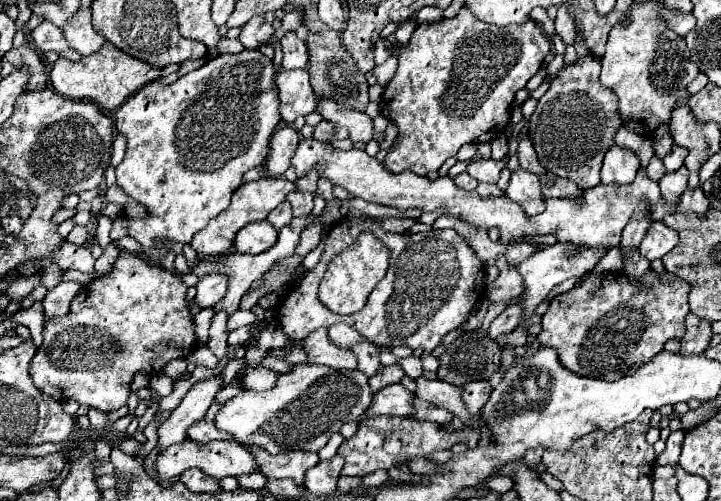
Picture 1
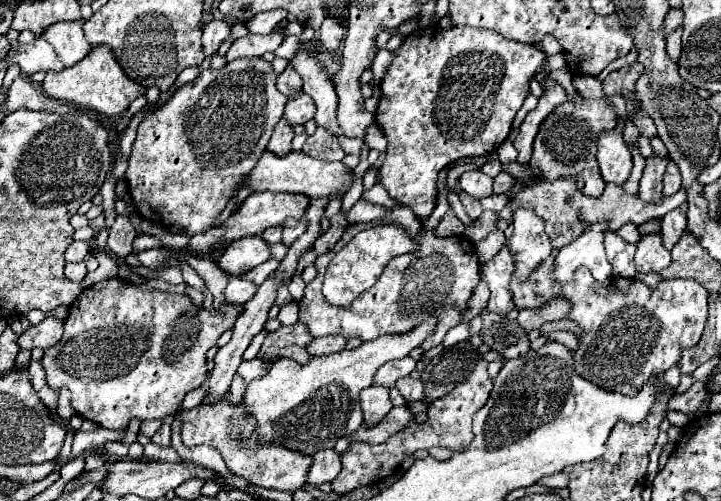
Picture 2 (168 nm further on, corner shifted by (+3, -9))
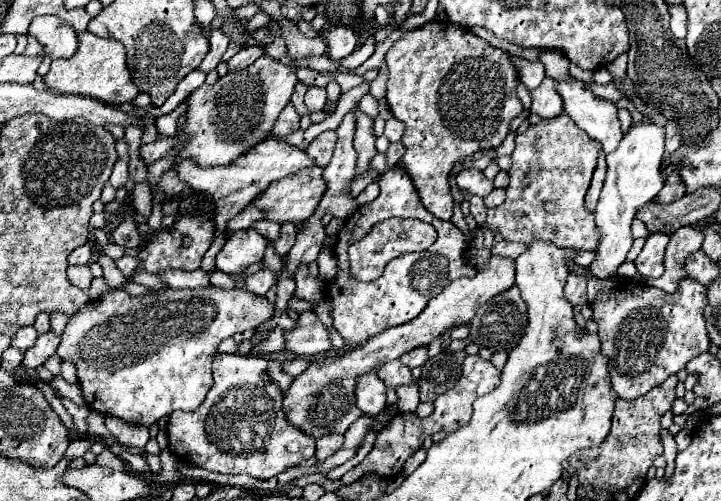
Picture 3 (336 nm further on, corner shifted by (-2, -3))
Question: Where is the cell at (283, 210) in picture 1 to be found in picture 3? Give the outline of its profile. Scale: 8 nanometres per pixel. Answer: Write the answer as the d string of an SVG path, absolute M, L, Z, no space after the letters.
M268 219L256 221L252 227L254 227L264 239L268 239L268 241L276 241L278 235L280 235L280 225L274 223L274 221L268 221Z

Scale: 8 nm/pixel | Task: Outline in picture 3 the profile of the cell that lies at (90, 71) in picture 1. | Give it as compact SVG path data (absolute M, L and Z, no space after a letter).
M88 31L78 33L78 51L70 59L54 59L50 71L44 75L44 83L56 93L70 93L70 95L84 95L98 99L108 105L122 105L132 103L140 93L132 83L130 71L126 67L126 49L120 41L102 39Z

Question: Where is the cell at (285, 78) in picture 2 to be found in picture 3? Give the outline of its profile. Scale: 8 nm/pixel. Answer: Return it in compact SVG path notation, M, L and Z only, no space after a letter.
M298 81L296 87L294 87L294 93L292 93L292 103L294 103L294 107L296 107L296 111L298 111L300 115L308 113L306 105L304 105L304 95L306 95L306 91L308 91L308 85L302 83L302 81Z

